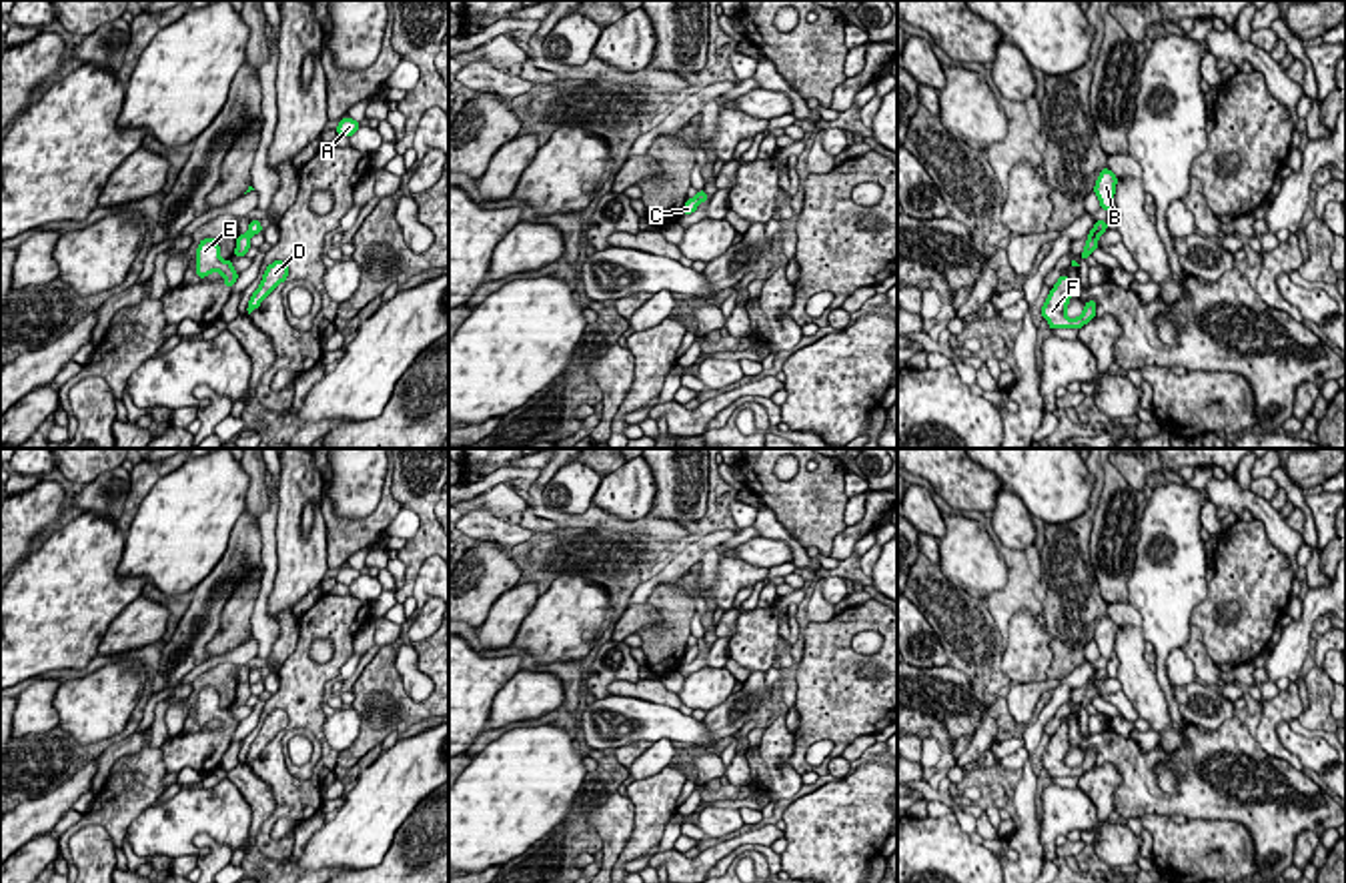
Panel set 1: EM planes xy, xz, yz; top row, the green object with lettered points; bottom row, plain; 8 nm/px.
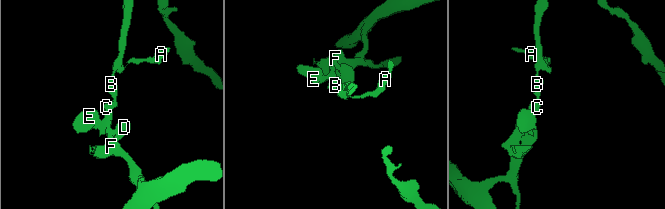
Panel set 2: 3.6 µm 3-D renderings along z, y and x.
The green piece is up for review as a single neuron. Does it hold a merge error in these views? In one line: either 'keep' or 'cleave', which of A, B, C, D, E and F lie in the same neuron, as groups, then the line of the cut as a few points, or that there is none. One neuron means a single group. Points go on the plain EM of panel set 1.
cleave; groups A B / C D E F; cut yz (1106, 673), (1088, 687)

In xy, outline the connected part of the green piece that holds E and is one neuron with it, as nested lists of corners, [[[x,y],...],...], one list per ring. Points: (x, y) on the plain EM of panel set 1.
[[[204,687],[198,691],[196,697],[196,725],[206,727],[210,721],[220,721],[224,727],[224,737],[230,737],[238,721],[232,717],[232,709],[222,709],[220,707],[220,695],[216,687]]]

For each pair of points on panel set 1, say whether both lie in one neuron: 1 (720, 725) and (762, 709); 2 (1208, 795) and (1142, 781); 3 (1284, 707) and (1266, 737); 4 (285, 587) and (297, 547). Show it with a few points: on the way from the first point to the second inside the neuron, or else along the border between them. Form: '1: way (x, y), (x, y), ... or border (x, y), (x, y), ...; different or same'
1: way (730, 717), (740, 707), (752, 707); same
2: way (1192, 799), (1162, 801), (1158, 797); same
3: way (1276, 715), (1268, 729); same
4: way (295, 577), (297, 557); same

